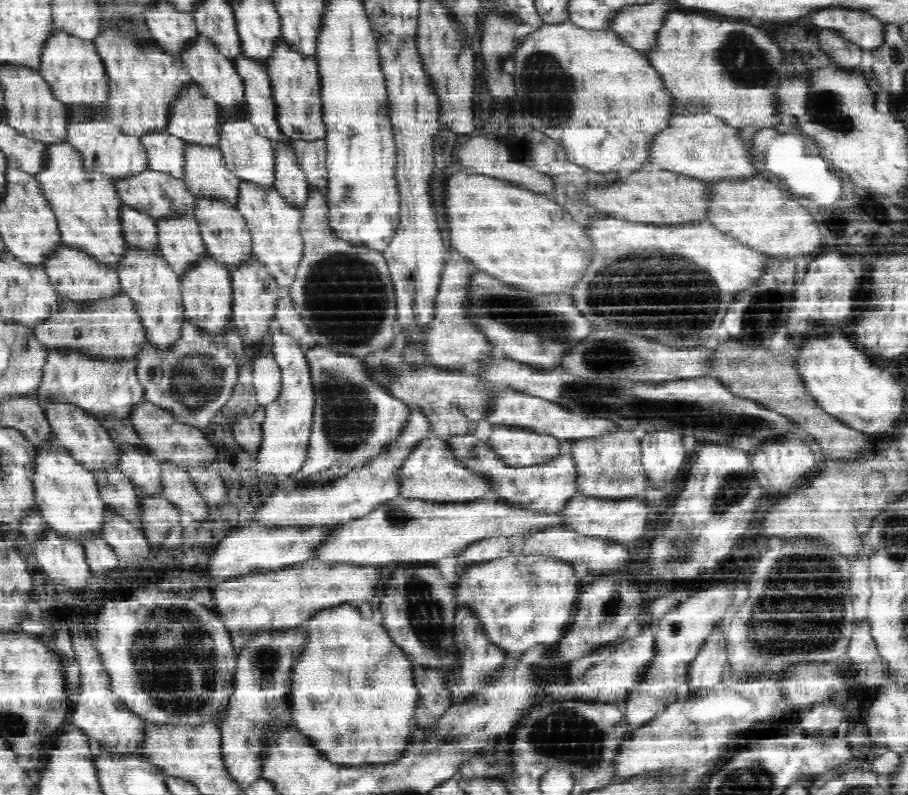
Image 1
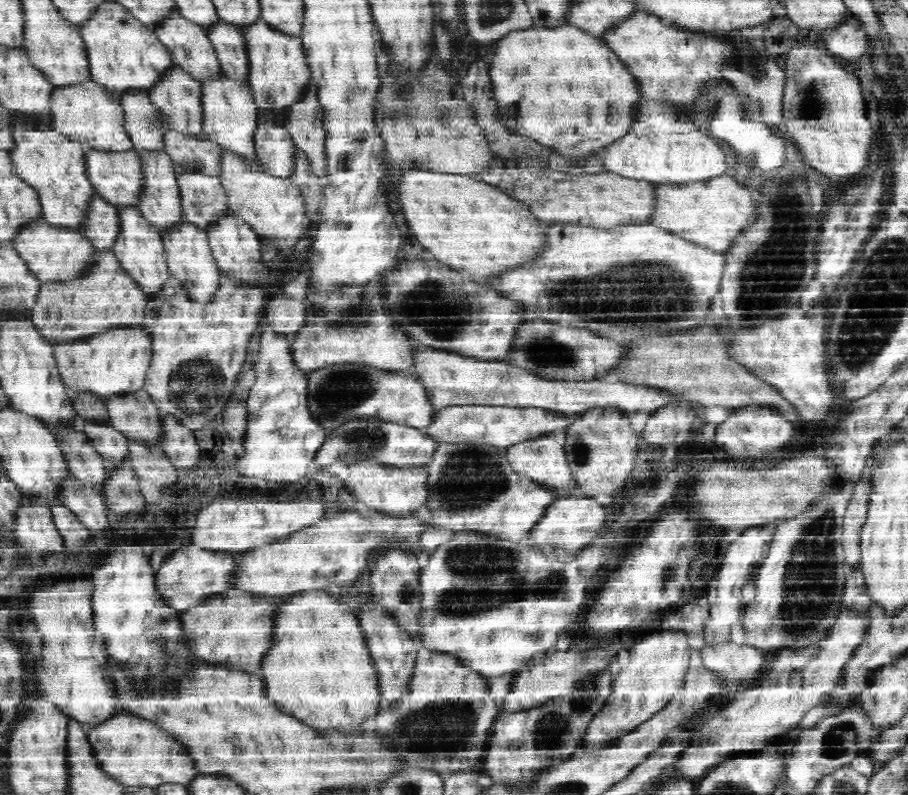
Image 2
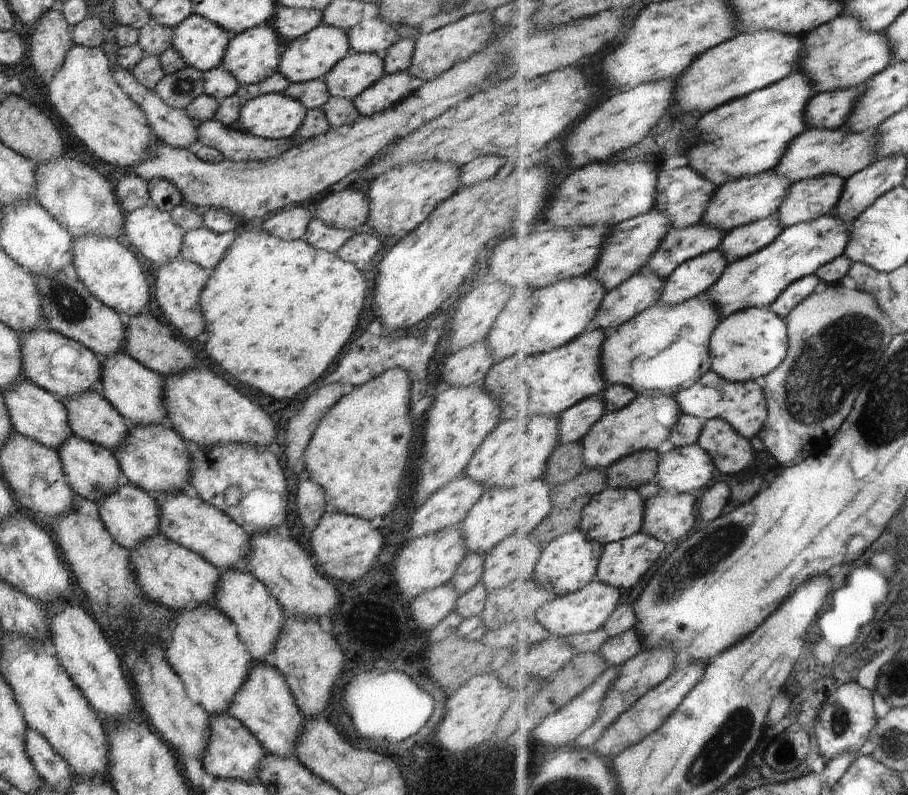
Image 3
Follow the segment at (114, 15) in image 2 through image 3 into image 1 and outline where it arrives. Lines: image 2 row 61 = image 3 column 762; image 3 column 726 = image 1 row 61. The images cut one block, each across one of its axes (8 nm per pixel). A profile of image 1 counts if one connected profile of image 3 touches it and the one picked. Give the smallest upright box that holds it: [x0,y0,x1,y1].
[94,31,193,138]

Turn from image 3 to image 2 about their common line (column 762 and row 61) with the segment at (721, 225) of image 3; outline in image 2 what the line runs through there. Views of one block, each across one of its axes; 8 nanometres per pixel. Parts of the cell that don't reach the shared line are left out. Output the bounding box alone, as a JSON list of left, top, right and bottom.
[156,14,224,83]

